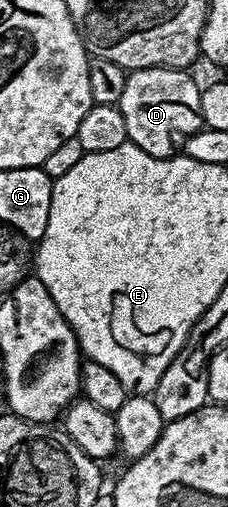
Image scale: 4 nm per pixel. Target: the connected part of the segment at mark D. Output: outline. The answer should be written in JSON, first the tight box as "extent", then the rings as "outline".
{"extent":[116,67,202,159],"outline":[[[149,67],[127,74],[124,93],[120,93],[116,105],[124,117],[127,140],[144,149],[144,153],[157,159],[169,159],[175,154],[176,141],[202,130],[202,87],[190,74],[180,67]]]}

